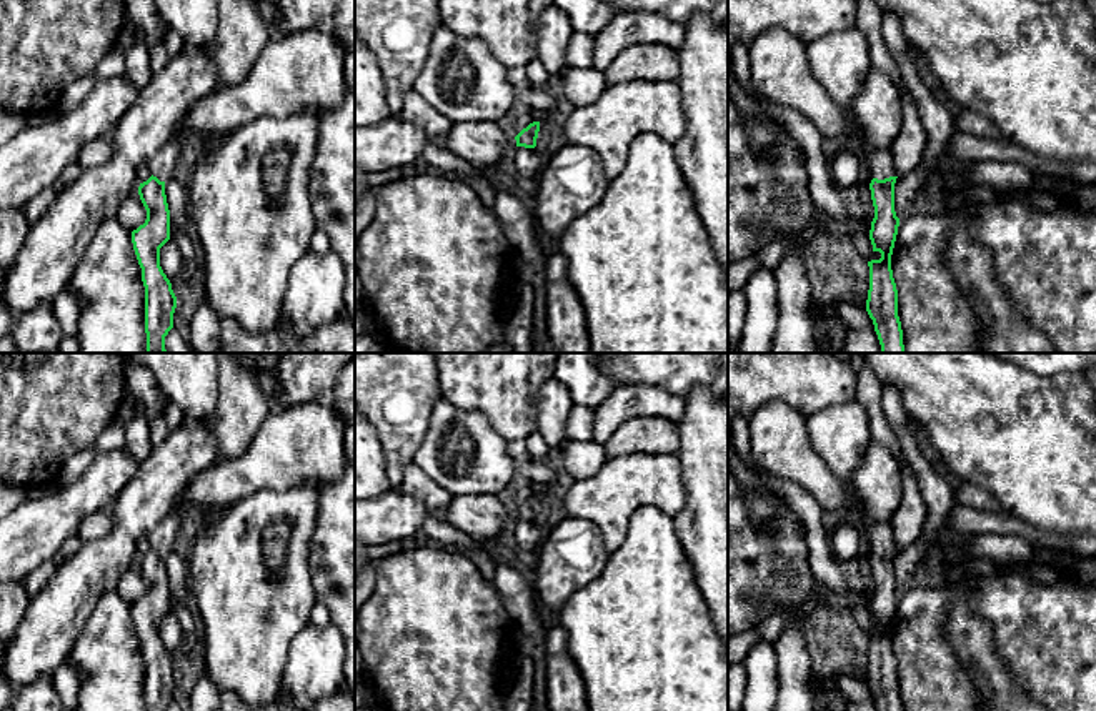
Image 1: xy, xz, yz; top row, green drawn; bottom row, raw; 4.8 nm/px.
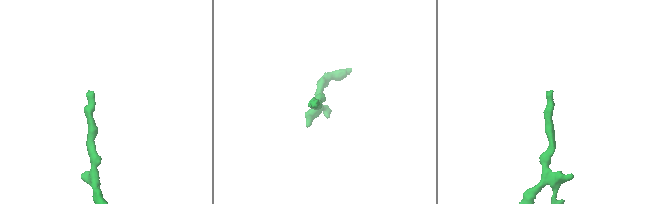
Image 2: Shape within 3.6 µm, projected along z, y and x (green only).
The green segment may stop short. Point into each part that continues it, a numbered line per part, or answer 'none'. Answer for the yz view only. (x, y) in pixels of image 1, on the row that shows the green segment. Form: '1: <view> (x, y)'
1: yz (778, 62)

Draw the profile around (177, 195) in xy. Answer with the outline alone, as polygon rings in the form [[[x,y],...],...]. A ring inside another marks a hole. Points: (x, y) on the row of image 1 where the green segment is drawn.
[[[173,177],[165,181],[165,195],[170,210],[170,225],[185,230],[190,221],[190,191]]]

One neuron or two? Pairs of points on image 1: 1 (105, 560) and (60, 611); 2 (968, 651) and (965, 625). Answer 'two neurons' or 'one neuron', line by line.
1: one neuron
2: one neuron

